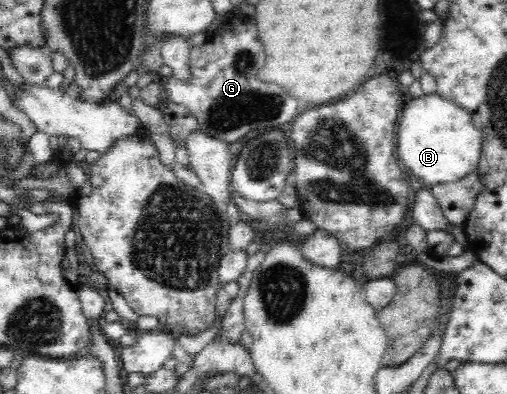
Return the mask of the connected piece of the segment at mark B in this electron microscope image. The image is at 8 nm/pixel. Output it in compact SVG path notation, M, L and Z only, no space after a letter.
M437 93L423 95L417 100L413 100L411 104L407 104L407 108L403 110L398 121L397 156L405 162L405 166L409 168L411 174L424 186L432 187L437 184L454 183L477 170L482 153L482 134L474 125L470 112L458 104L448 101Z

